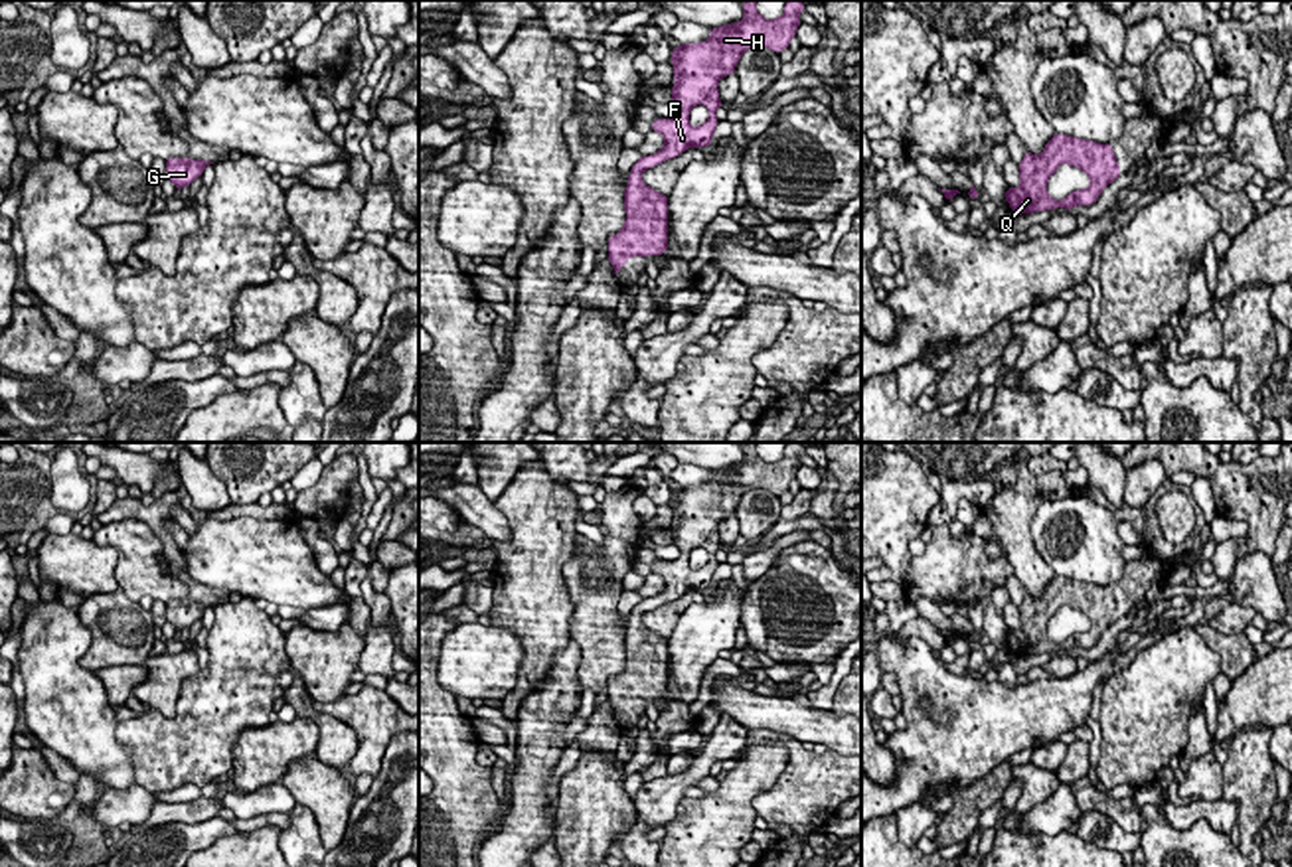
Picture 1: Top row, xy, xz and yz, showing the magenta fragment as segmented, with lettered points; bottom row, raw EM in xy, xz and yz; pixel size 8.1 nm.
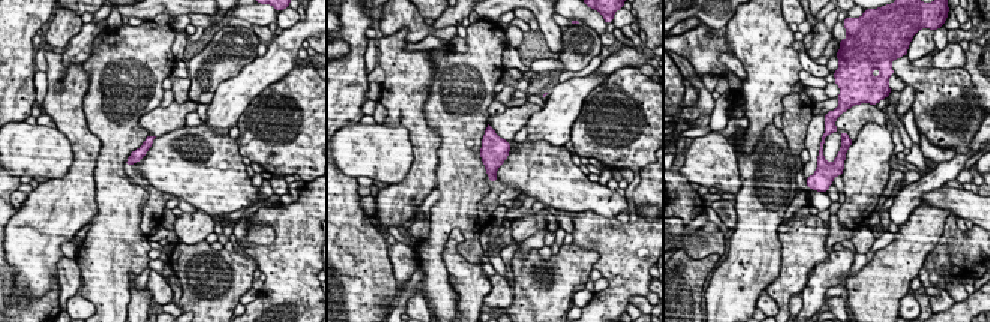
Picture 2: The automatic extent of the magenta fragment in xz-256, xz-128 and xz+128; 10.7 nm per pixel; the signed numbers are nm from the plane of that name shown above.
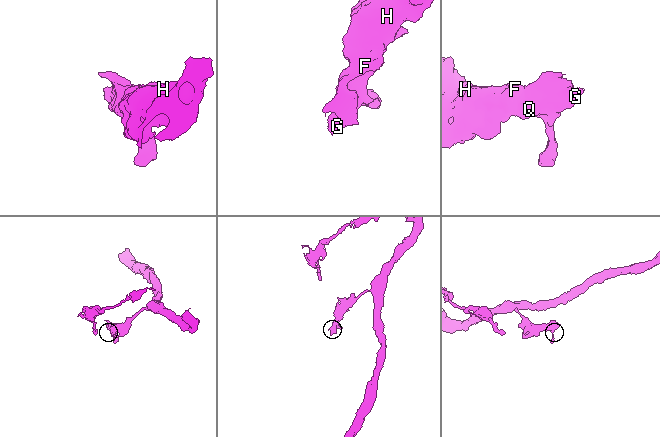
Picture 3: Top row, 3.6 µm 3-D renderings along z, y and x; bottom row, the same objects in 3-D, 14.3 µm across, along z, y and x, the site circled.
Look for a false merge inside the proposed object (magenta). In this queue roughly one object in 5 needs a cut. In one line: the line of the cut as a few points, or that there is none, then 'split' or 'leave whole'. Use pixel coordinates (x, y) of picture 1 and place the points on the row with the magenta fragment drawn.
no cut | leave whole

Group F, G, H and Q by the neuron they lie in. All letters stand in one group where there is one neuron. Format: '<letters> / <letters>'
F G H Q

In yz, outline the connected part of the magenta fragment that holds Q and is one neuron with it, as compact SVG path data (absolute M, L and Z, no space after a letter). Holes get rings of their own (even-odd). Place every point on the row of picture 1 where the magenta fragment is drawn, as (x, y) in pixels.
M1055 132L1039 156L1033 156L1029 150L1025 152L1019 162L1021 186L1008 188L1006 201L1015 215L1092 205L1100 192L1120 174L1122 170L1118 168L1112 144L1098 144ZM1061 164L1081 168L1090 178L1090 186L1087 190L1071 192L1065 199L1055 201L1047 194L1047 180Z

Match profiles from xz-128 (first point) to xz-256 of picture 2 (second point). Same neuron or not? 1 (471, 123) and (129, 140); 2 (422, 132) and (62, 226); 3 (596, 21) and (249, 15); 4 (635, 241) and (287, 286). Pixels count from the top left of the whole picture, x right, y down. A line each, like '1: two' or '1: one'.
1: one
2: one
3: one
4: one

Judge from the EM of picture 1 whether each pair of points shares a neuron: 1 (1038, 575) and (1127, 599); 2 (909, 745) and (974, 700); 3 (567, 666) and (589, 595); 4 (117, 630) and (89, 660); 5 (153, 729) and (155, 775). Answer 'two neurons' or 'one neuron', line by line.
1: two neurons
2: one neuron
3: two neurons
4: one neuron
5: one neuron

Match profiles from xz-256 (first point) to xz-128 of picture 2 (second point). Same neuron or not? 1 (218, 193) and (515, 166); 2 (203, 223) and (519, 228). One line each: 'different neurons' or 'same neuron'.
1: same neuron
2: same neuron

